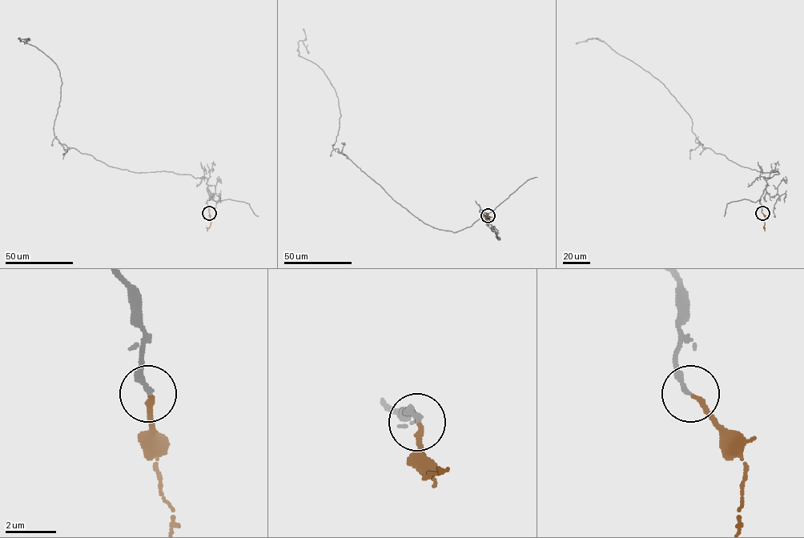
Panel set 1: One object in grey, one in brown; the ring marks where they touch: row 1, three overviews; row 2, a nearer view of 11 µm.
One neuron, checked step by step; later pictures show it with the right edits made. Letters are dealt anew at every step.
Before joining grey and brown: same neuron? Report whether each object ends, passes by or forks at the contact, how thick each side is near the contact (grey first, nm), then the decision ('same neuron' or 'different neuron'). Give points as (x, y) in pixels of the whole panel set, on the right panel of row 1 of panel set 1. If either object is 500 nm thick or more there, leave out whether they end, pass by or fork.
grey ends there; brown ends there; 240 nm thick on the grey side, 190 nm on the other; same neuron

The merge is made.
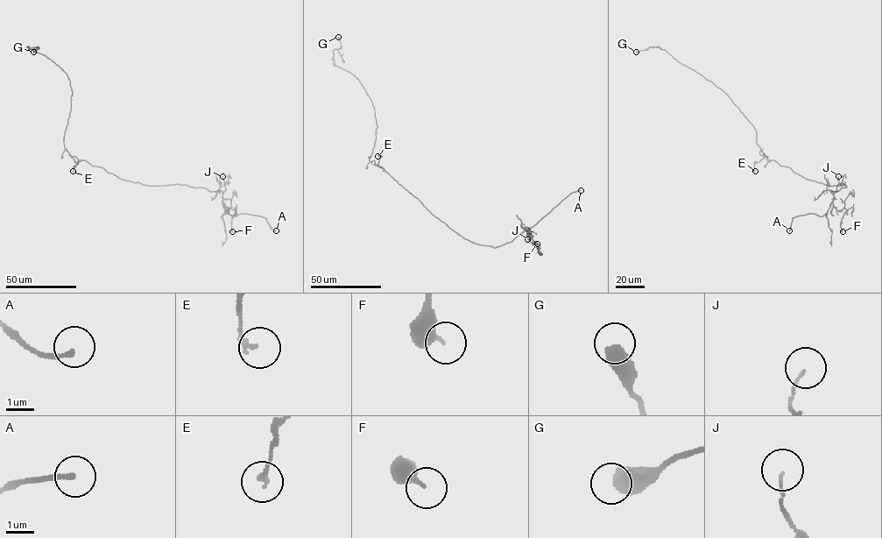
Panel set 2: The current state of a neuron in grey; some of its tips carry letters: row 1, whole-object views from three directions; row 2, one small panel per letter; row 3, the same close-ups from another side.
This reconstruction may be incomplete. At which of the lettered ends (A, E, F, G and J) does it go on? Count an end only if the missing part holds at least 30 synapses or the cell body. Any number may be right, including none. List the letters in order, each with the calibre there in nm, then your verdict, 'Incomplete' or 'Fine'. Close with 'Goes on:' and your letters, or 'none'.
A: Thickness 200 nm. Incomplete
E: Thickness 180 nm. Fine
F: Thickness 360 nm. Fine
G: Thickness 600 nm. Fine
J: Thickness 80 nm. Fine
Goes on: A

